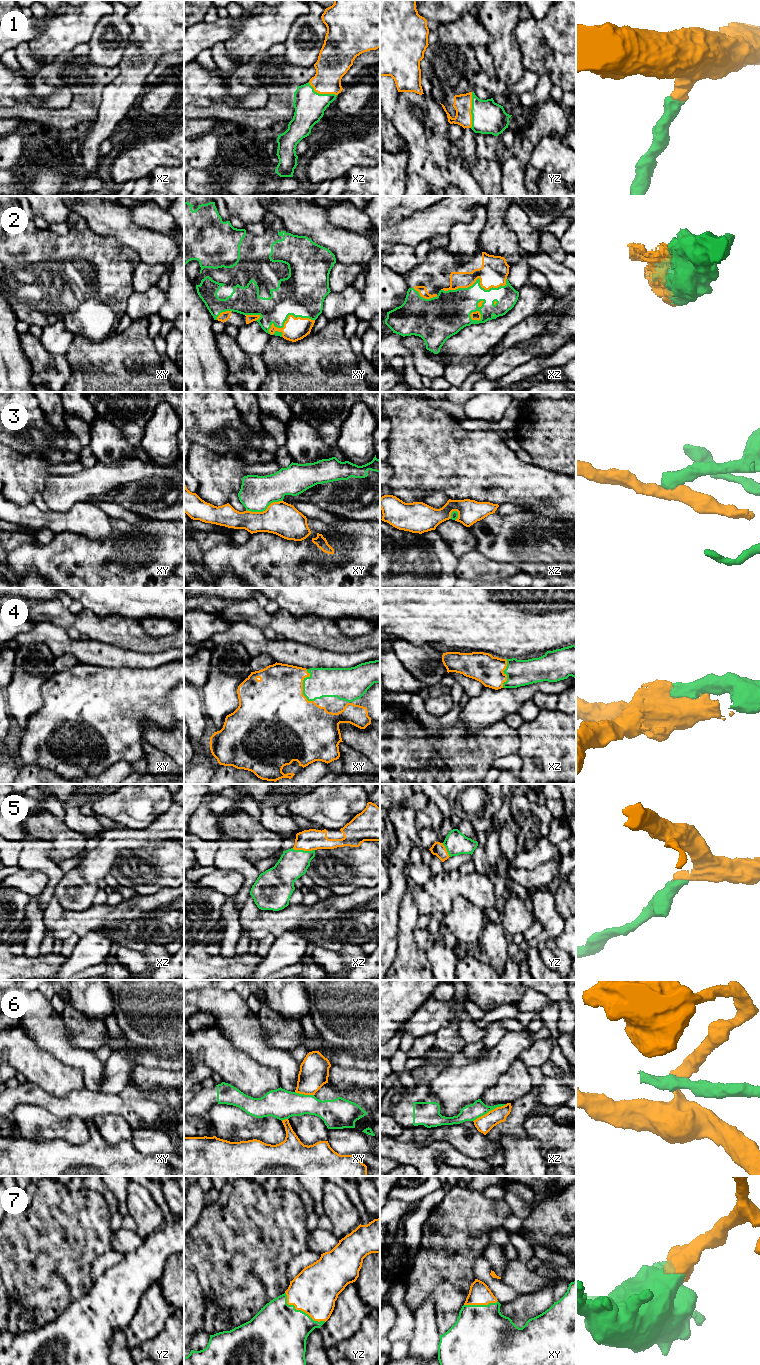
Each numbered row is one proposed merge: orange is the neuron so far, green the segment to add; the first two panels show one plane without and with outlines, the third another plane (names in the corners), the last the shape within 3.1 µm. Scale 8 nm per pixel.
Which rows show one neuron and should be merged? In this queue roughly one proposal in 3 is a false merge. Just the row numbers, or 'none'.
1, 2, 4, 5

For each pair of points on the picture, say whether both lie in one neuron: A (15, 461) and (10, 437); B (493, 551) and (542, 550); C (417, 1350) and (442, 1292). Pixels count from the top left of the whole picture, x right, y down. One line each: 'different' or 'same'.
A: different
B: same
C: different

